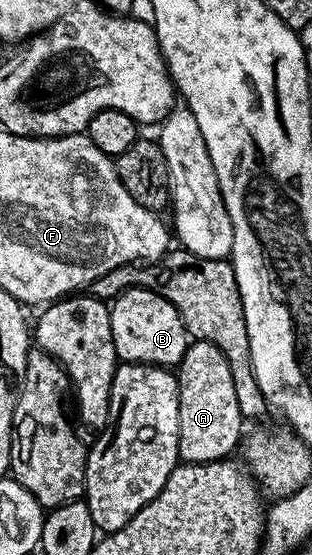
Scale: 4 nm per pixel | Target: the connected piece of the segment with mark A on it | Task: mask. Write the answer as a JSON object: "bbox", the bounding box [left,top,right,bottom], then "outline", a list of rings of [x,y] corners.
{"bbox":[177,341,245,462],"outline":[[[192,341],[178,364],[177,377],[179,380],[179,462],[222,462],[230,459],[234,455],[231,453],[234,450],[236,453],[244,437],[245,419],[237,404],[237,392],[233,389],[233,372],[229,372],[229,360],[225,360],[221,348],[208,342]]]}

